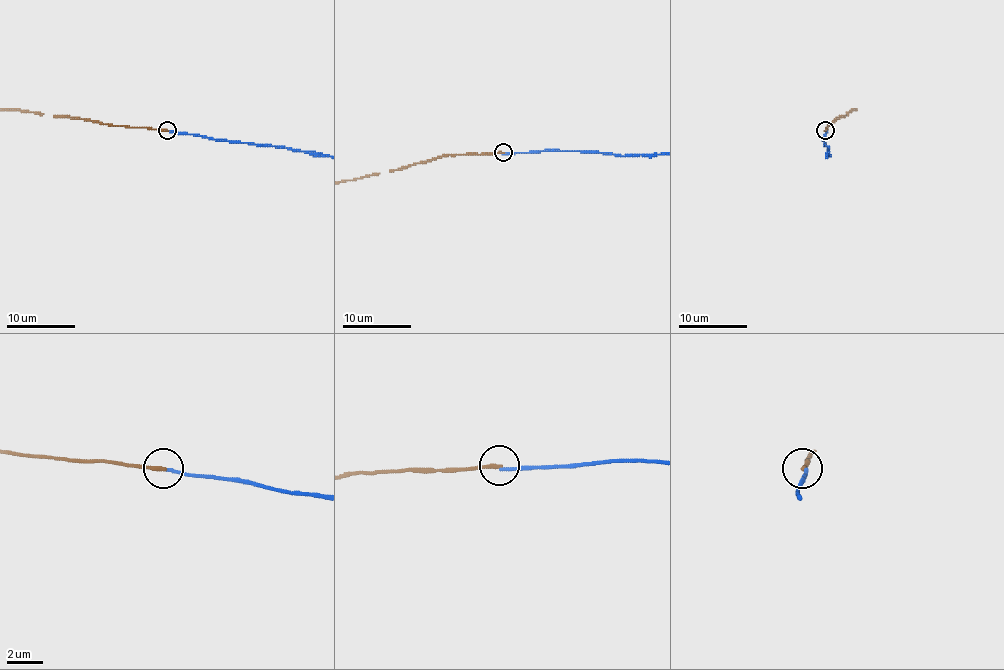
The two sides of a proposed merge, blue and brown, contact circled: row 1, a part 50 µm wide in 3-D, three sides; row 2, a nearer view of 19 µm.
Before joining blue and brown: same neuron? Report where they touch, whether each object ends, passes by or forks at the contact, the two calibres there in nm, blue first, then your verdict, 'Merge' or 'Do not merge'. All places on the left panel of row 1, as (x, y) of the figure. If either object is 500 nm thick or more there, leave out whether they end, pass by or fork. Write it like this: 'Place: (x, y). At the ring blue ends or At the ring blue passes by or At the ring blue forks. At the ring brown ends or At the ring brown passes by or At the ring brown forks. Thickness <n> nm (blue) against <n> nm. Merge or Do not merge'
Place: (167, 130). At the ring blue ends. At the ring brown ends. Thickness 160 nm (blue) against 220 nm. Do not merge

